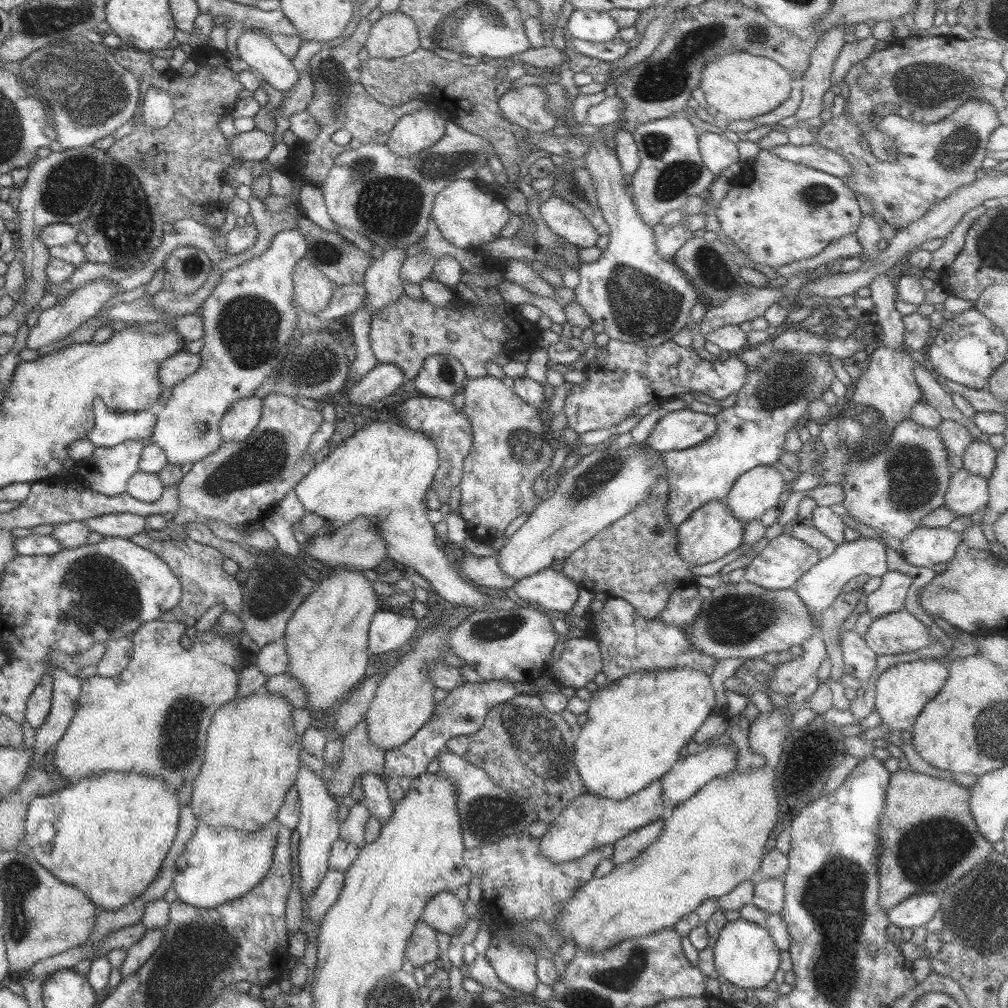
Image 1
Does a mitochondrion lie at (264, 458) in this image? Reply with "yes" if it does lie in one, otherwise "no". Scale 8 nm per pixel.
yes

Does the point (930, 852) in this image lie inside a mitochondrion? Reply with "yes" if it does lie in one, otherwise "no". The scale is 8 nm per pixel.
yes

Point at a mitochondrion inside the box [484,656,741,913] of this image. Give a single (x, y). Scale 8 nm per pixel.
(537, 740)

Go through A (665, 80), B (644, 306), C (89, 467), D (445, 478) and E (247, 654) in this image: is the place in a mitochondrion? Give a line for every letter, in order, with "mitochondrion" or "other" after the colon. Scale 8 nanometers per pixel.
A: mitochondrion
B: mitochondrion
C: other
D: other
E: other

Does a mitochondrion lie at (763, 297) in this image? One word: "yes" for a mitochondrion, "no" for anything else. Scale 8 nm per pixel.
no

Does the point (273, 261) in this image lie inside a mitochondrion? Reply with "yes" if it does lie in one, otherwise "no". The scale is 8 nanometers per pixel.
no

